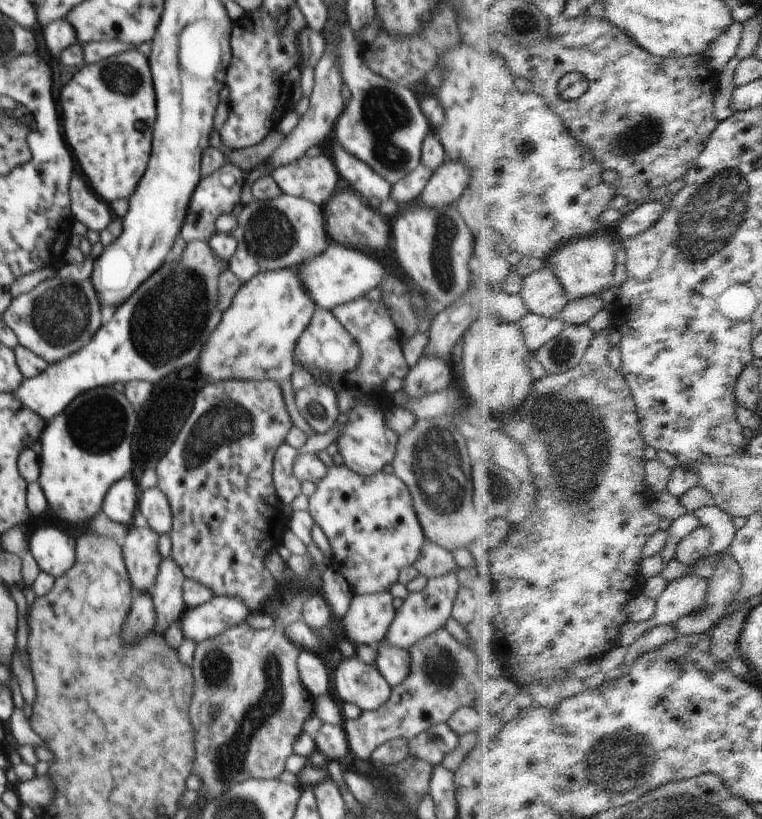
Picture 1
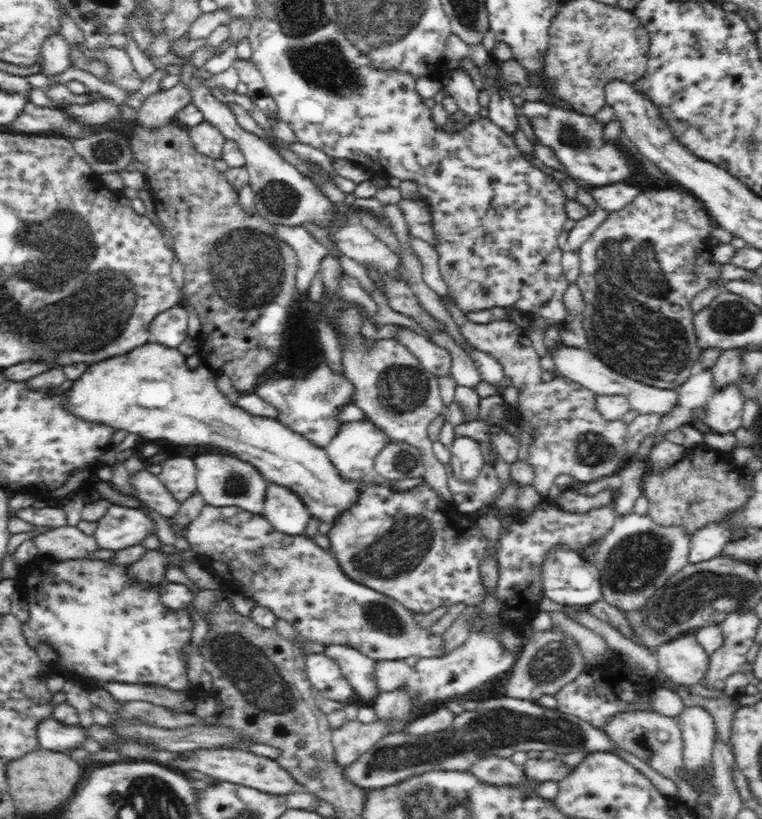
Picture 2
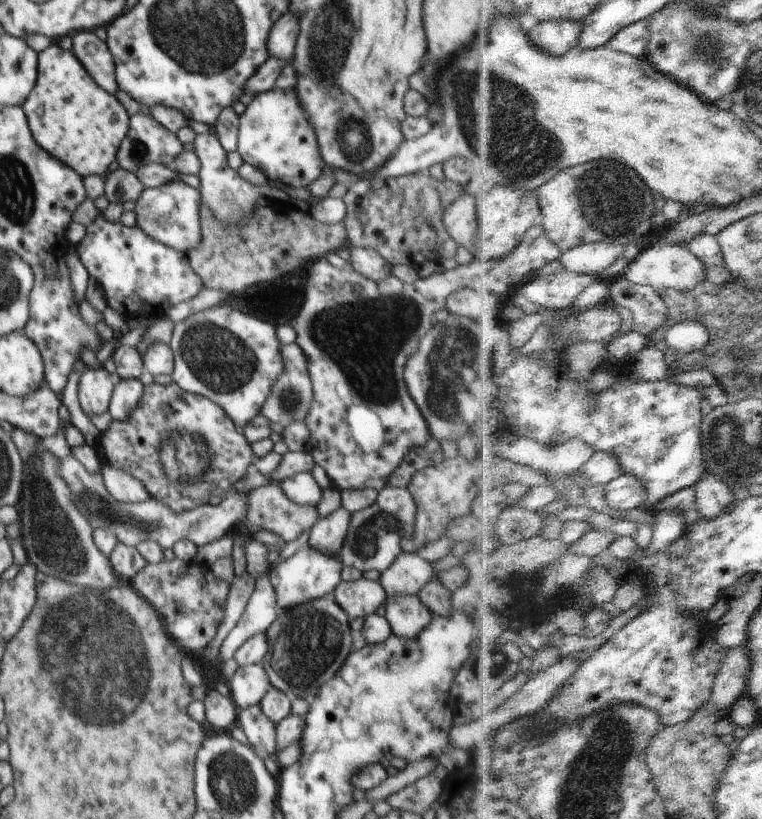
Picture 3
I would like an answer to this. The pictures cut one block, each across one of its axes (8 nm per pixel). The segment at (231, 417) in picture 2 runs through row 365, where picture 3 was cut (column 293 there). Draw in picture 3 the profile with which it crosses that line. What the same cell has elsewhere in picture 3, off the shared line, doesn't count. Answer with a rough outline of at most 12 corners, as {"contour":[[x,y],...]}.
{"contour":[[294,87],[256,95],[238,154],[306,188],[326,165]]}

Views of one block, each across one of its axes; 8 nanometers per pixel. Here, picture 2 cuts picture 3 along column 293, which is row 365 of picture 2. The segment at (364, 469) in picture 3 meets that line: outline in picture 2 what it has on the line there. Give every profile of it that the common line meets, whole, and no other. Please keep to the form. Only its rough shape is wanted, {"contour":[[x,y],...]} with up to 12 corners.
{"contour":[[325,361],[253,392],[278,421],[323,449],[355,404],[353,383]]}

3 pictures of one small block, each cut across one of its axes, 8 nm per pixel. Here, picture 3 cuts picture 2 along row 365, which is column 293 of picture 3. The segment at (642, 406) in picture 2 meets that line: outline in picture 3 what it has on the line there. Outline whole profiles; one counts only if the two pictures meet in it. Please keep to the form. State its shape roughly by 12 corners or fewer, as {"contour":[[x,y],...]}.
{"contour":[[306,545],[269,580],[279,610],[334,594],[342,561]]}

